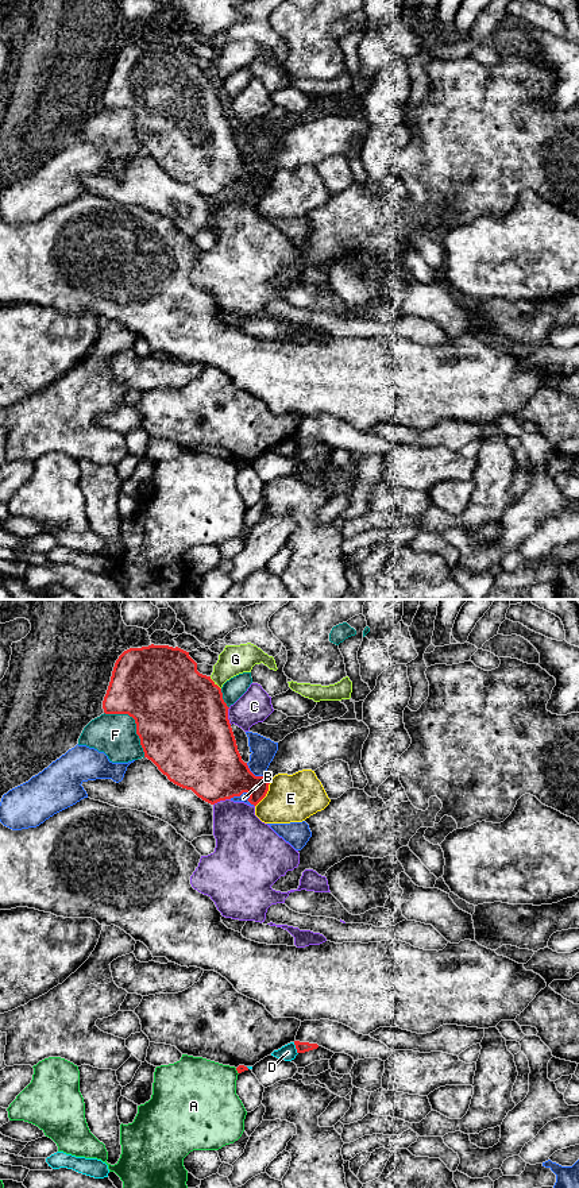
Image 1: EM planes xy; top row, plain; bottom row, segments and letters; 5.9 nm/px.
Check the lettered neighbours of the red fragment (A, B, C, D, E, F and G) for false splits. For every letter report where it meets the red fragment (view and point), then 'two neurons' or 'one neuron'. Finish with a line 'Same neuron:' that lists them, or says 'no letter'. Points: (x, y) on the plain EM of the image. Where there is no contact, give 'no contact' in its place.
A: contact xy (236, 465); two neurons
B: contact xy (244, 186); two neurons
C: contact xy (227, 111); two neurons
D: contact xy (296, 443); two neurons
E: contact xy (266, 188); two neurons
F: contact xy (135, 118); two neurons
G: contact xy (213, 78); two neurons
Same neuron: no letter

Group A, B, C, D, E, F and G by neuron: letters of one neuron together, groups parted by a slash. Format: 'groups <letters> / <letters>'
groups A / B / C / D / E / F / G

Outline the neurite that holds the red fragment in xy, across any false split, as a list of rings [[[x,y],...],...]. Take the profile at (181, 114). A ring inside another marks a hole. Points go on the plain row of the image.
[[[154,39],[124,46],[115,58],[103,104],[105,109],[132,112],[144,153],[202,196],[215,200],[247,188],[247,196],[256,201],[266,192],[270,174],[255,171],[242,155],[221,84],[197,66],[189,47]]]

